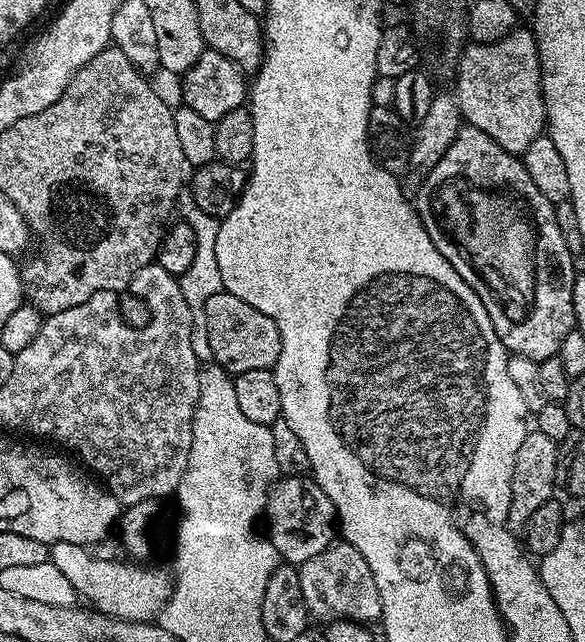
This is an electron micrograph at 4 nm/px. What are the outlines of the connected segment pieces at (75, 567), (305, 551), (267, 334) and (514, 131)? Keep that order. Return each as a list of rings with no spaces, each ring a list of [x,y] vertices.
[[[62,542],[61,544],[51,545],[50,562],[62,570],[63,576],[74,586],[77,597],[84,596],[89,605],[96,611],[115,616],[117,620],[143,620],[152,622],[159,617],[164,608],[164,604],[172,597],[173,573],[164,568],[147,568],[149,565],[144,562],[127,562],[123,564],[120,560],[95,560],[94,557],[88,556],[89,549],[79,544]]]
[[[304,476],[277,479],[268,493],[266,509],[266,532],[272,545],[276,547],[277,557],[293,566],[299,566],[308,558],[320,554],[331,546],[338,536],[336,507],[332,505],[330,498],[326,498],[315,480]]]
[[[223,291],[206,298],[206,334],[210,338],[212,360],[230,374],[246,370],[275,369],[278,354],[282,350],[282,338],[274,318],[254,310],[250,302],[234,298],[234,294]]]
[[[523,26],[517,27],[489,44],[469,43],[455,68],[454,95],[461,117],[471,127],[494,138],[502,150],[523,154],[526,146],[545,131],[548,115],[540,84],[540,51],[529,29],[527,32]]]

